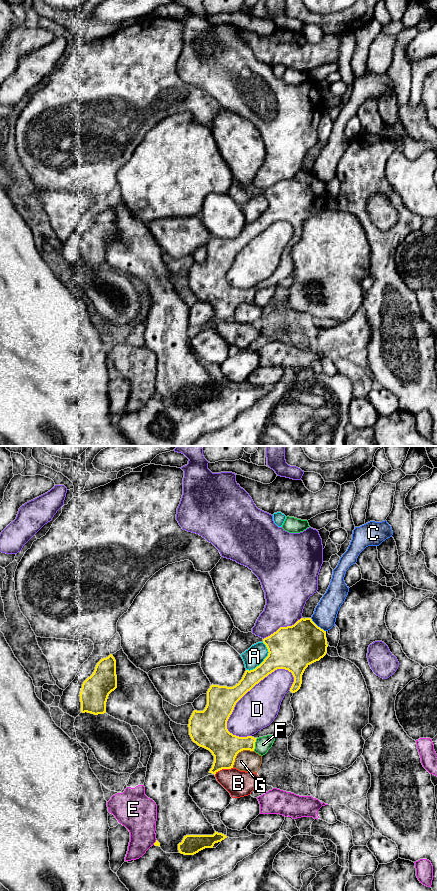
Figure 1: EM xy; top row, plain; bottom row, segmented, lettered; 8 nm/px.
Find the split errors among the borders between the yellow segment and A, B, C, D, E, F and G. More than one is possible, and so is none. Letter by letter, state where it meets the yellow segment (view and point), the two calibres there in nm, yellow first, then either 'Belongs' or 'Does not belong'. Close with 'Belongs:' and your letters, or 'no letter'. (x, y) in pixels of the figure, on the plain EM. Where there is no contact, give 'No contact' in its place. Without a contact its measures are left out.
A: Touches yellow at xy (264, 211). Thickness 360 nm (yellow) against 160 nm. Does not belong
B: Touches yellow at xy (223, 320). Thickness 240 nm (yellow) against 220 nm. Does not belong
C: Touches yellow at xy (317, 178). Thickness 360 nm (yellow) against 190 nm. Does not belong
D: Touches yellow at xy (250, 241). Thickness 240 nm (yellow) against 320 nm. Does not belong
E: Touches yellow at xy (155, 394). Thickness 40 nm (yellow) against 280 nm. Does not belong
F: Touches yellow at xy (254, 296). Thickness 240 nm (yellow) against 120 nm. Does not belong
G: Touches yellow at xy (238, 304). Thickness 260 nm (yellow) against 180 nm. Does not belong
Belongs: no letter

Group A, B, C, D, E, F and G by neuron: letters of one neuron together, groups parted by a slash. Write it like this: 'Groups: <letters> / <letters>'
Groups: A / B / C E / D / F / G

